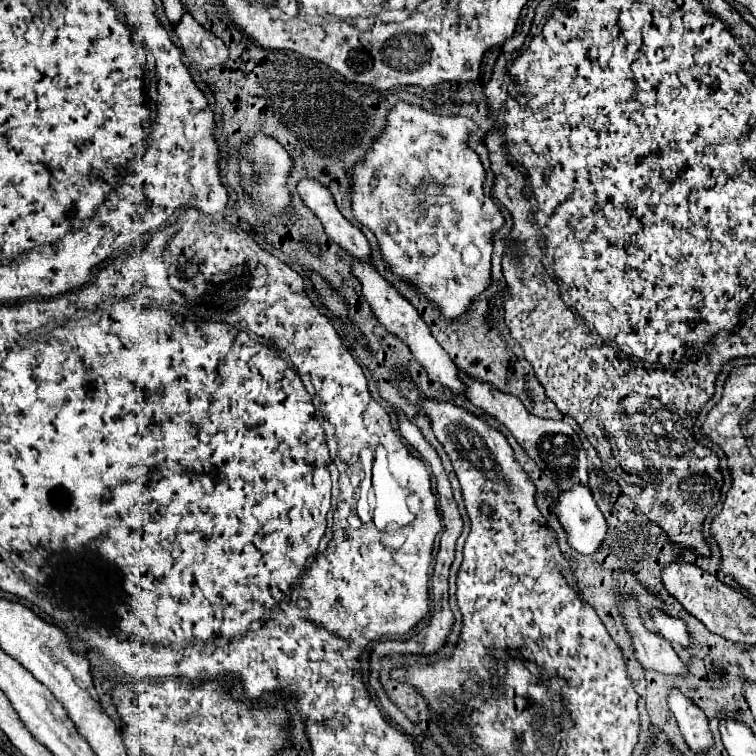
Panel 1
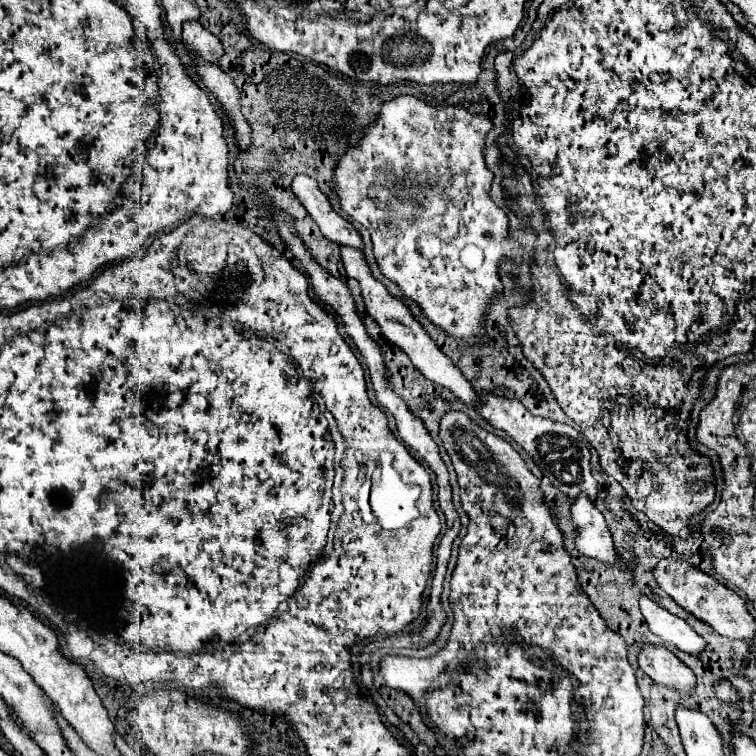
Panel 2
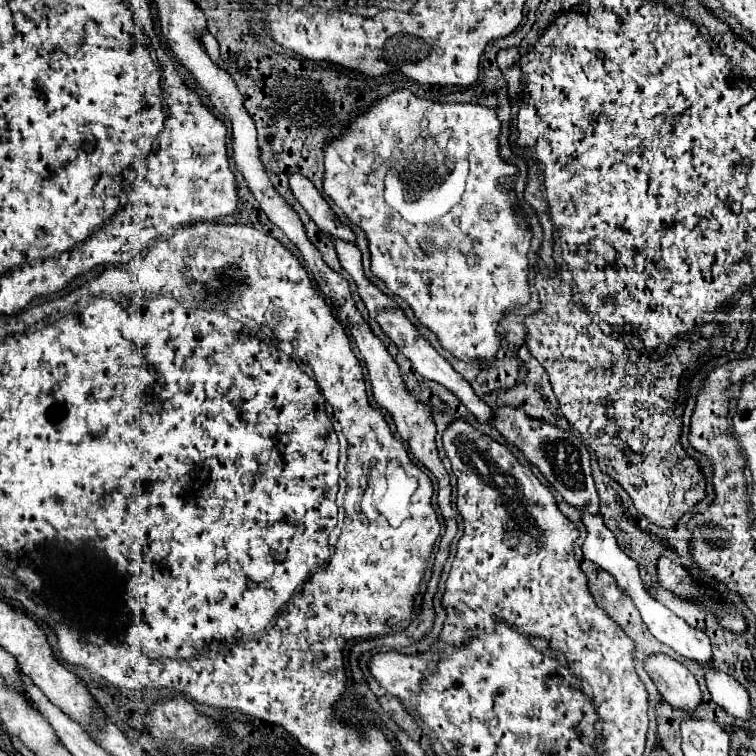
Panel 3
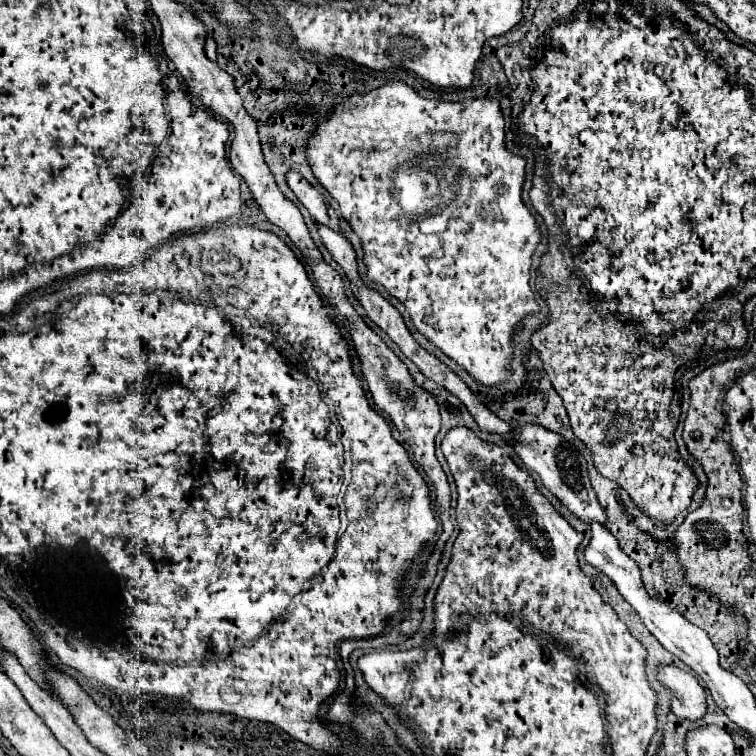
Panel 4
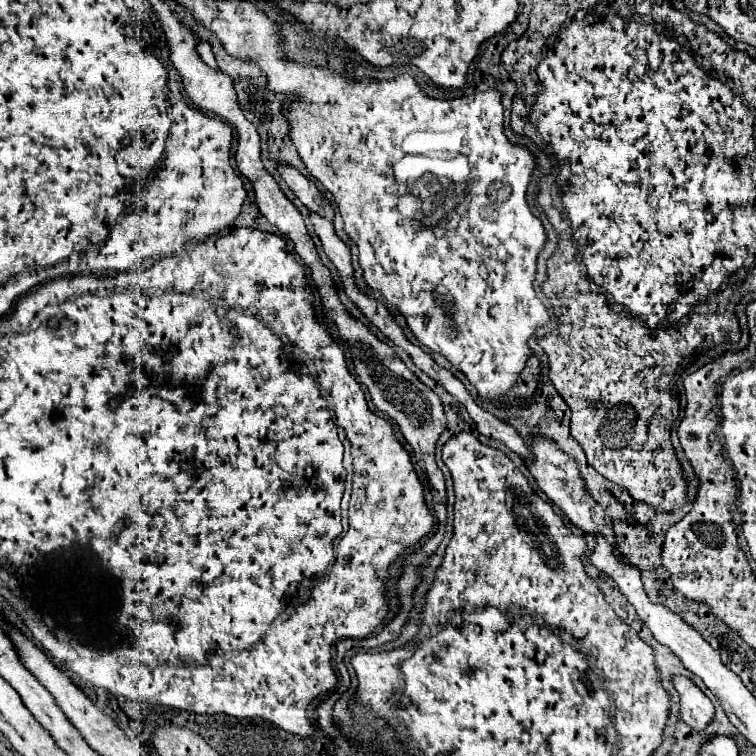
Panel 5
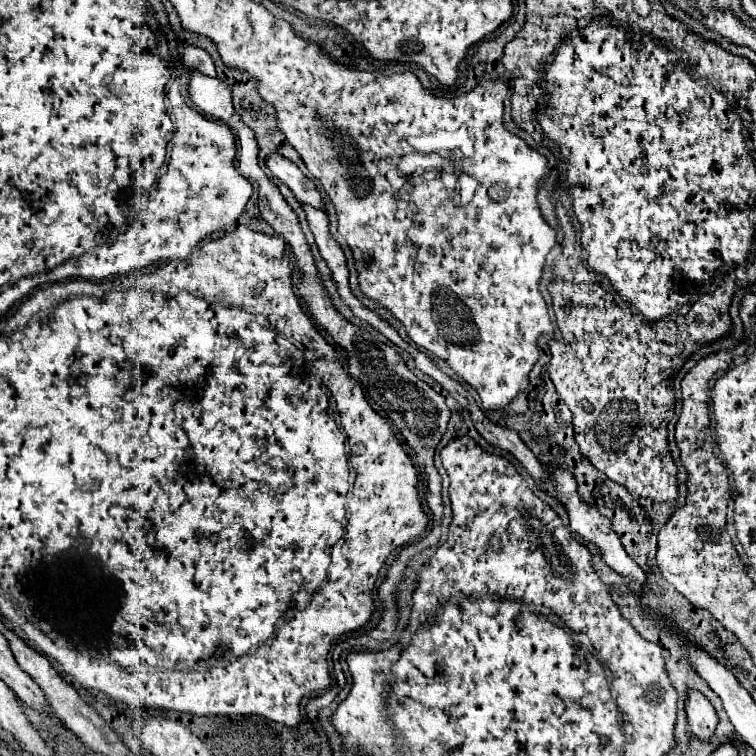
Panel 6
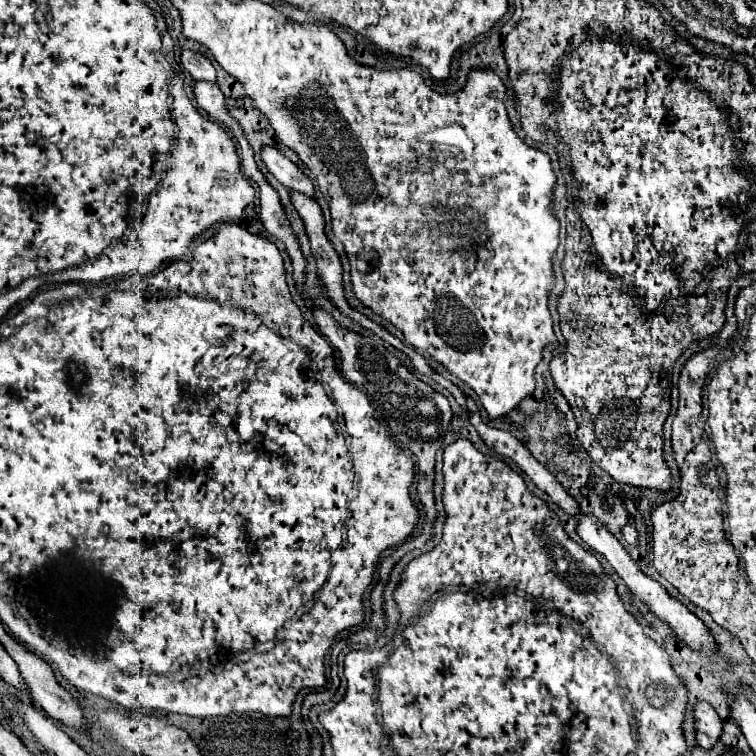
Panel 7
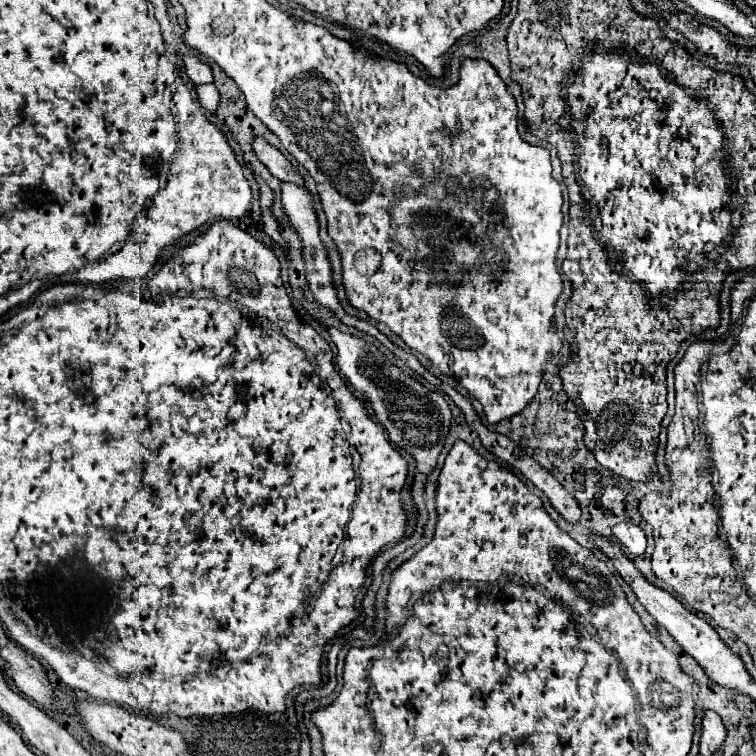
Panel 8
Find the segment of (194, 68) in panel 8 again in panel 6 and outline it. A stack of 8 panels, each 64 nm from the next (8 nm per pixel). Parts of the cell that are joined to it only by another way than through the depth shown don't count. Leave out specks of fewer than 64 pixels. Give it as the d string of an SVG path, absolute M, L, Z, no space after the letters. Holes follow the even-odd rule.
M186 46L184 60L186 60L192 68L196 68L196 70L208 74L208 76L210 76L210 72L216 72L216 70L214 70L212 56L210 56L204 48L200 48L200 46Z

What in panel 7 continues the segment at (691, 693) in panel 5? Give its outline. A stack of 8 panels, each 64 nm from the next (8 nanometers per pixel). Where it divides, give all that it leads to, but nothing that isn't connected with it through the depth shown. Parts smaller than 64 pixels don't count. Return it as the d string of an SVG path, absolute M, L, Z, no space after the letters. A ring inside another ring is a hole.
M698 702L694 706L694 726L696 740L702 748L712 748L722 734L722 720L708 702Z

